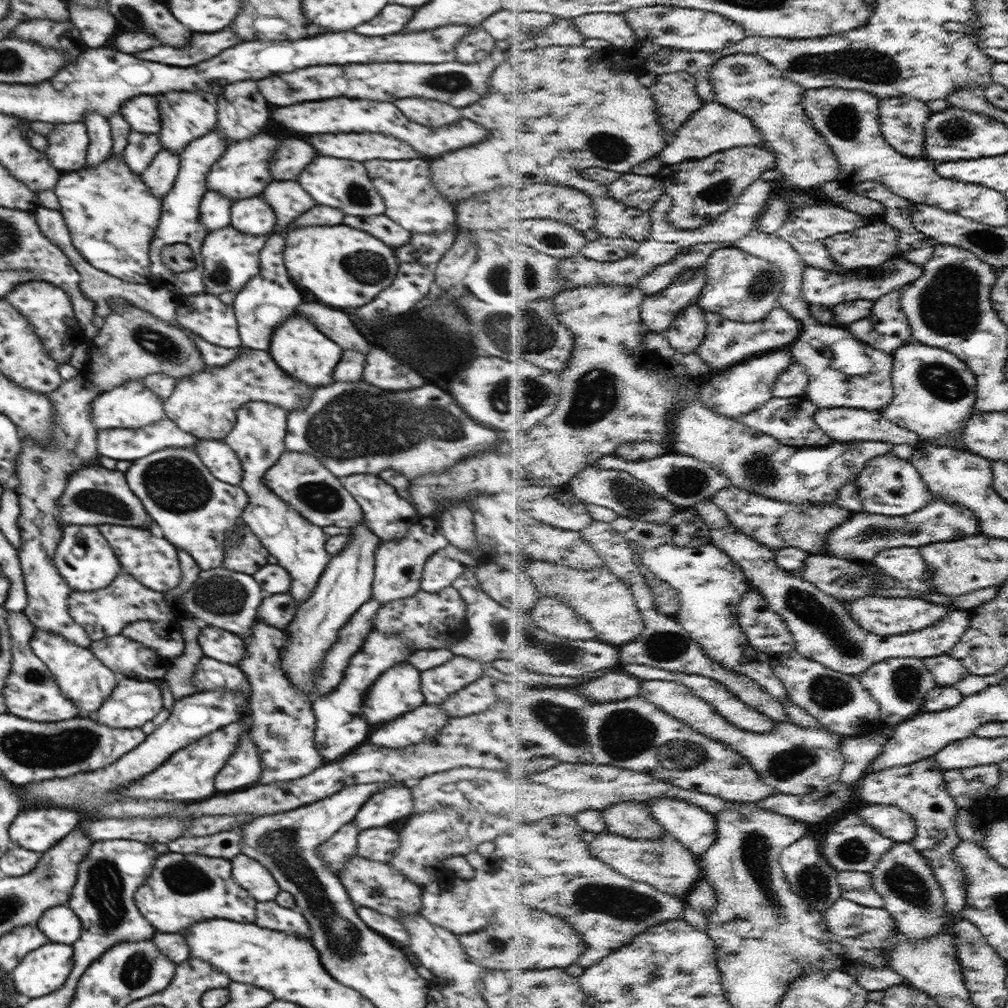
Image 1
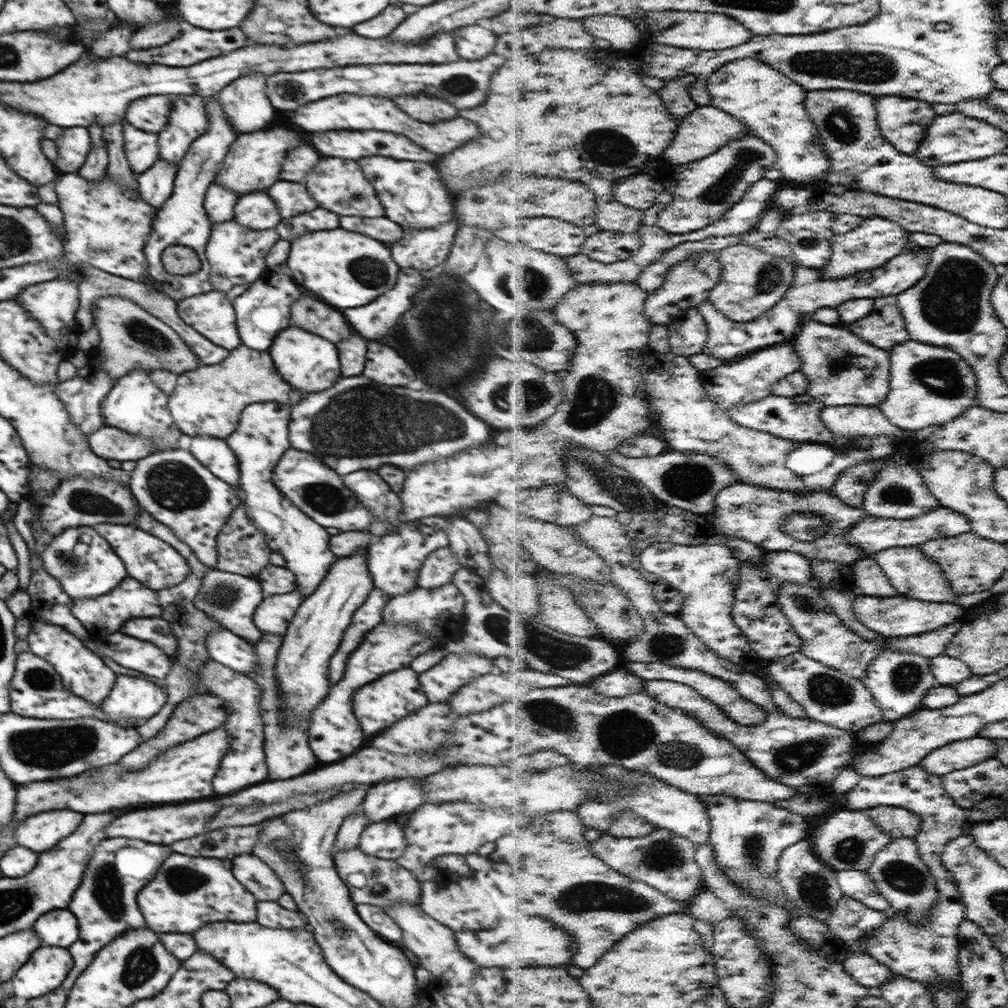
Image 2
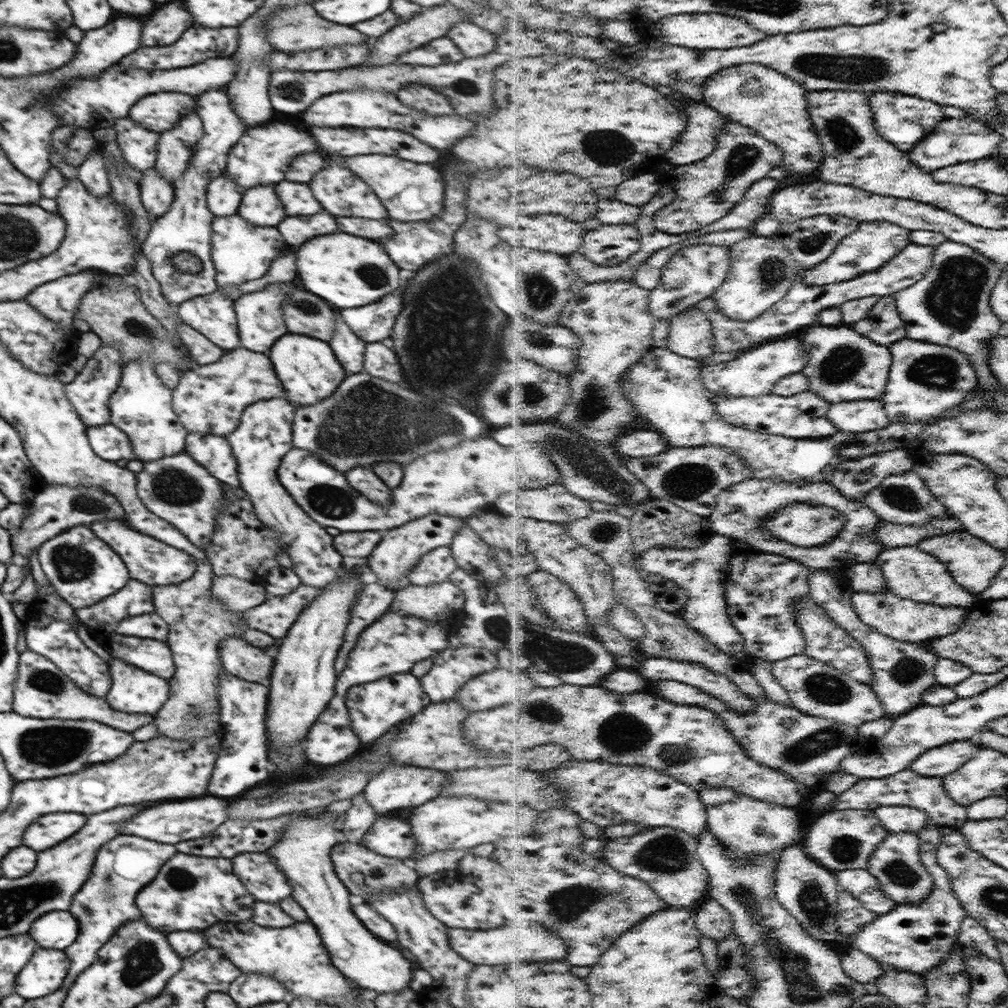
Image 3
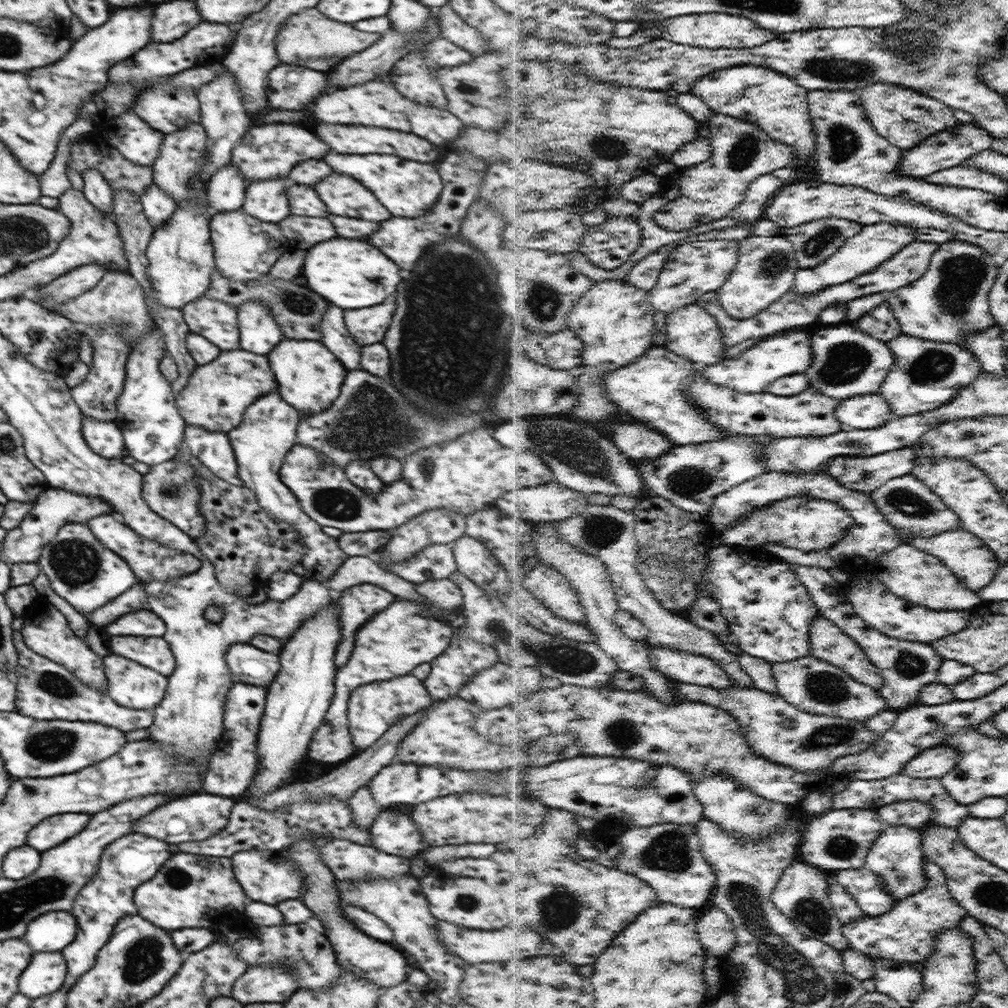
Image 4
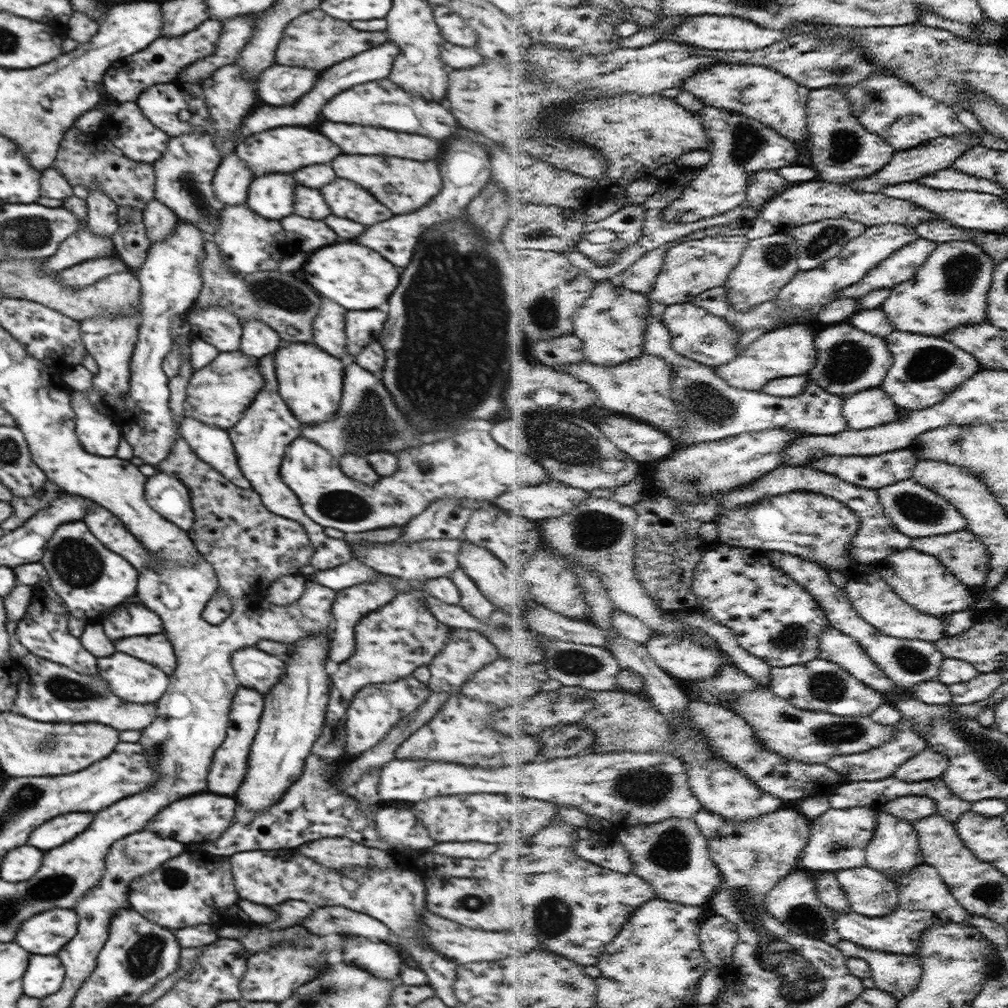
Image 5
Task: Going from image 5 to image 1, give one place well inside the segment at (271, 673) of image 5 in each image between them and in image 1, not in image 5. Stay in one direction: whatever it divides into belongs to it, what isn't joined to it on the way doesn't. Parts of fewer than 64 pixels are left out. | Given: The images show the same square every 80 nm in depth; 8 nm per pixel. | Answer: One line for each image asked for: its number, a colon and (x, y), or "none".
1: (227, 647)
2: (225, 647)
3: (238, 657)
4: (248, 664)

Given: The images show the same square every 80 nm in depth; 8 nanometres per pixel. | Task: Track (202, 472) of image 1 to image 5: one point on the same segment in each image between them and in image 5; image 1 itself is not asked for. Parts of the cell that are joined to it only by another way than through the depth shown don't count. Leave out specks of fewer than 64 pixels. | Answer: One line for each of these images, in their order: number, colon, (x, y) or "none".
2: (176, 489)
3: (177, 489)
4: (172, 491)
5: (167, 495)

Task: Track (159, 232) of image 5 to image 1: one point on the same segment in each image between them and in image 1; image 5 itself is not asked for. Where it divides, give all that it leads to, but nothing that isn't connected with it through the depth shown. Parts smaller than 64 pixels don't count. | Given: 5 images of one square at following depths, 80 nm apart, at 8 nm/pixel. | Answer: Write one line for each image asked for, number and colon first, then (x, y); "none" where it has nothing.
1: (159, 177)
2: (155, 184)
3: (157, 194)
4: (158, 206)

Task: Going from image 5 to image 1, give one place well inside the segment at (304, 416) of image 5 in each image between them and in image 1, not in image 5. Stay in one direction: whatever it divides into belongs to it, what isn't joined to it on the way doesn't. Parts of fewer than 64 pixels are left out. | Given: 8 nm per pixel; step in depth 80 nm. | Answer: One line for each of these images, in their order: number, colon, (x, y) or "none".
1: (301, 350)
2: (310, 363)
3: (310, 371)
4: (310, 377)

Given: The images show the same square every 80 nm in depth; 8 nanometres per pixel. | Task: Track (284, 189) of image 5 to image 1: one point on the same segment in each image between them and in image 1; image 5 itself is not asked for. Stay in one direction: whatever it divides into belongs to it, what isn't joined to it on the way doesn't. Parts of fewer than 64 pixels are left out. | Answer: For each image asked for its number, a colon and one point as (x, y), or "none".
1: (252, 215)
2: (256, 210)
3: (260, 205)
4: (266, 200)

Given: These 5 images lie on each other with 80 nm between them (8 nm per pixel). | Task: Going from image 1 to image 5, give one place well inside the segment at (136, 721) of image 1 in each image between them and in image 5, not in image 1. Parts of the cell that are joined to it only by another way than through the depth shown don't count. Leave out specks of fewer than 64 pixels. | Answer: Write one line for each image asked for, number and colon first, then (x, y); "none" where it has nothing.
2: (131, 697)
3: (133, 690)
4: (130, 684)
5: (131, 679)

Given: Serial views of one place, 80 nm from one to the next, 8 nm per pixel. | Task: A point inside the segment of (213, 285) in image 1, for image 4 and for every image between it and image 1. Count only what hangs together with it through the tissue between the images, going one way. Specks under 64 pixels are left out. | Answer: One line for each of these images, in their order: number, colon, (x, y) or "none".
2: (237, 255)
3: (241, 251)
4: (244, 248)

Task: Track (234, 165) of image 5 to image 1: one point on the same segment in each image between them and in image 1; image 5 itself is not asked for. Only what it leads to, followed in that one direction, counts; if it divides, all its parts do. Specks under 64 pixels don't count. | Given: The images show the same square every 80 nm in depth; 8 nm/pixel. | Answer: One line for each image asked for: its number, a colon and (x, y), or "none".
1: (215, 209)
2: (219, 203)
3: (223, 196)
4: (225, 190)

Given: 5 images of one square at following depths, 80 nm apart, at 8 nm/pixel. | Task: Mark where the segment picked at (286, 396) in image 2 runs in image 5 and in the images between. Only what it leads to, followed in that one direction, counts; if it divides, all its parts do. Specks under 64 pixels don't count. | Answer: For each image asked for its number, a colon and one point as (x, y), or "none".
3: (210, 399)
4: (216, 395)
5: (218, 394)

